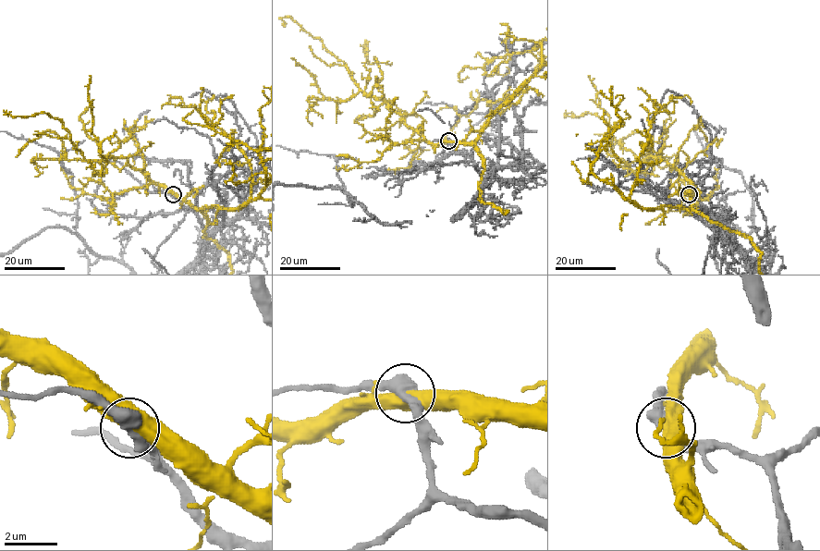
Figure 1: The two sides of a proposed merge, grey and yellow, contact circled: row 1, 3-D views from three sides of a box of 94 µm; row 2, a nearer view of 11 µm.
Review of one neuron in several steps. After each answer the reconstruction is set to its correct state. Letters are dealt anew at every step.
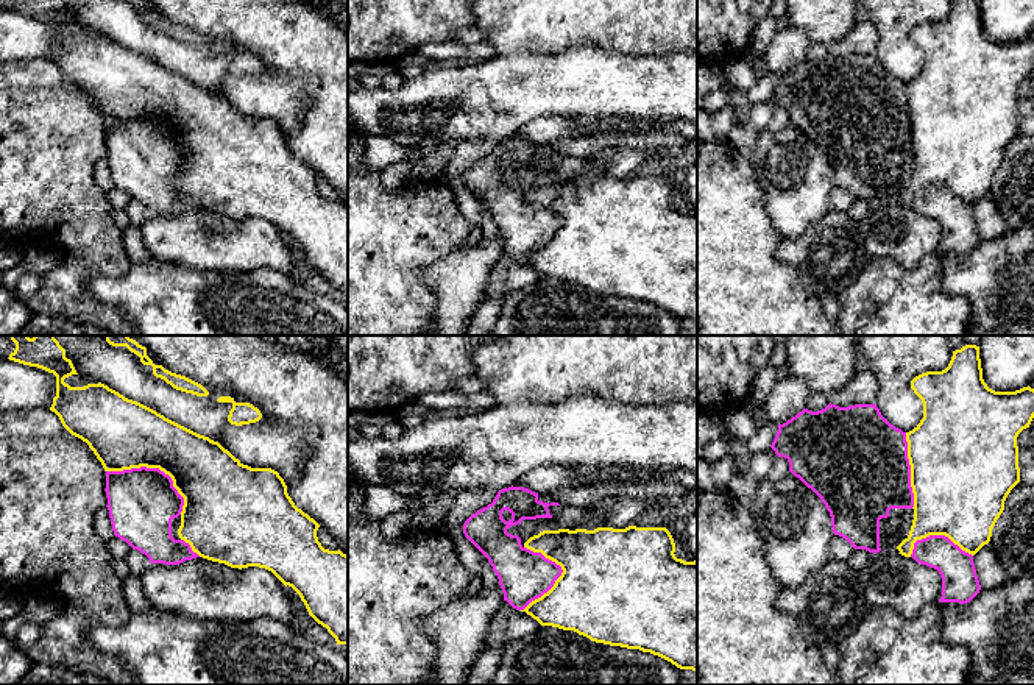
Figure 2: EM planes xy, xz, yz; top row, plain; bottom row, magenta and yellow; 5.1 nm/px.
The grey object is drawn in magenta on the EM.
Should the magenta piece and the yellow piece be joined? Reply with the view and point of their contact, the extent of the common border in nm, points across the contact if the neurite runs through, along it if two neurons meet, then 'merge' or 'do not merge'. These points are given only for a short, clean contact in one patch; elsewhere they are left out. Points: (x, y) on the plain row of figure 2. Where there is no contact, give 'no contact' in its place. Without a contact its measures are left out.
meets magenta in xy at (156, 119); contact 460 nm long; do not merge

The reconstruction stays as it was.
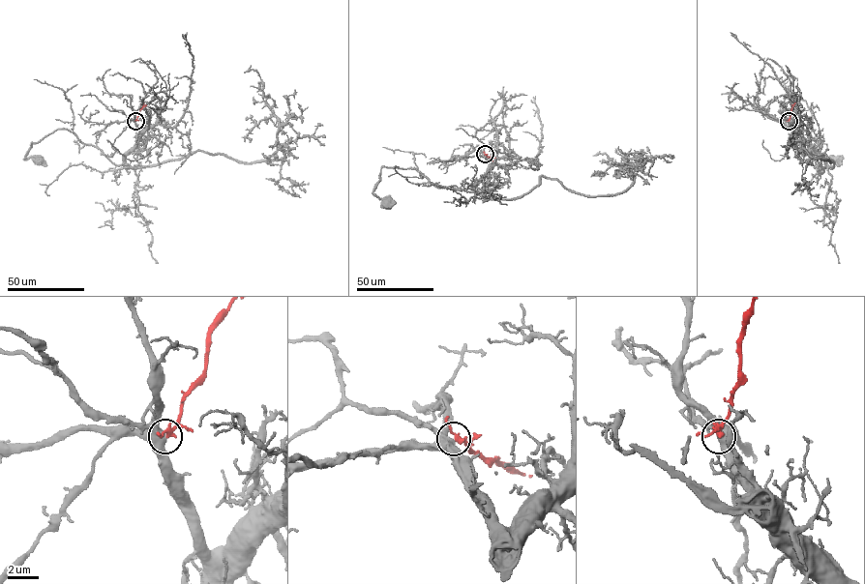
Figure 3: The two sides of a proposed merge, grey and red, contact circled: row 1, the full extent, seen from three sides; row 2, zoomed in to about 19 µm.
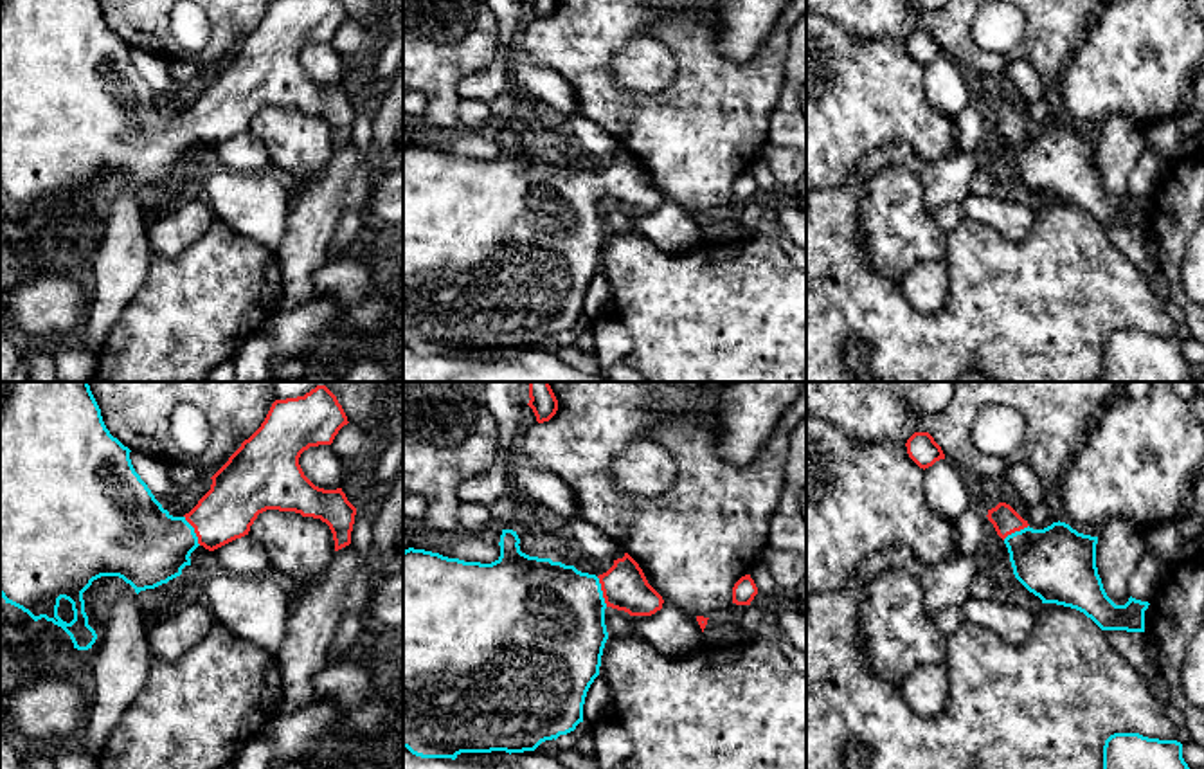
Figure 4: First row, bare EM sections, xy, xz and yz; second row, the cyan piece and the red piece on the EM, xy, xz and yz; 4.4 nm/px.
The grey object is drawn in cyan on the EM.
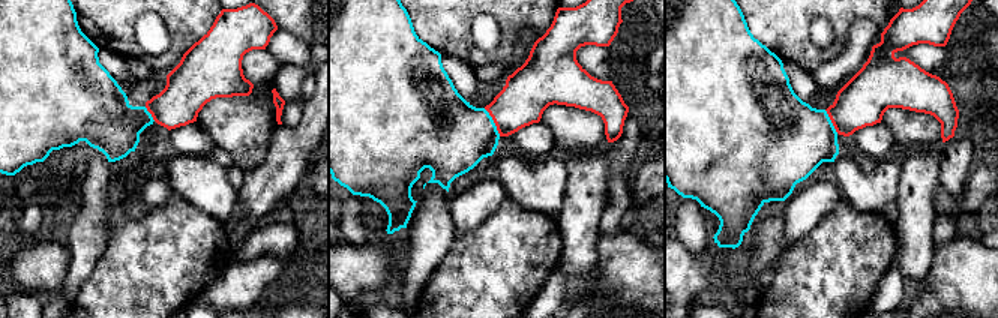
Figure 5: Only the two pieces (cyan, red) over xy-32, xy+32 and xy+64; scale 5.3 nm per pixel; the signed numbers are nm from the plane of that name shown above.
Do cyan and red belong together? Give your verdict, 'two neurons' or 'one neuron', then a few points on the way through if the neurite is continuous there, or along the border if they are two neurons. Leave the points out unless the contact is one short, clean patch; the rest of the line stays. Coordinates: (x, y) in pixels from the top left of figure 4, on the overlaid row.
one neuron; way xz (551, 615), (562, 606), (602, 591), (625, 588)

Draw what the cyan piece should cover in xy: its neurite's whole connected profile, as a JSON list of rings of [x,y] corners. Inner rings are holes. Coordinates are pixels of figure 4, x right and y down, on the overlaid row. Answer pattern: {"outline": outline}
{"outline": [[[0,382],[0,596],[27,612],[34,621],[45,618],[61,627],[74,648],[88,650],[97,639],[88,625],[83,593],[101,576],[119,576],[135,593],[155,589],[191,565],[191,553],[203,546],[214,551],[248,535],[259,513],[266,510],[295,511],[326,522],[335,551],[351,544],[356,508],[342,488],[315,486],[302,472],[299,457],[310,447],[331,445],[347,416],[337,396],[317,385],[304,396],[275,400],[261,427],[241,443],[229,461],[211,477],[211,490],[184,517],[173,517],[155,499],[135,472],[130,448],[106,429],[88,382]],[[59,600],[72,603],[70,623],[58,616]]]}

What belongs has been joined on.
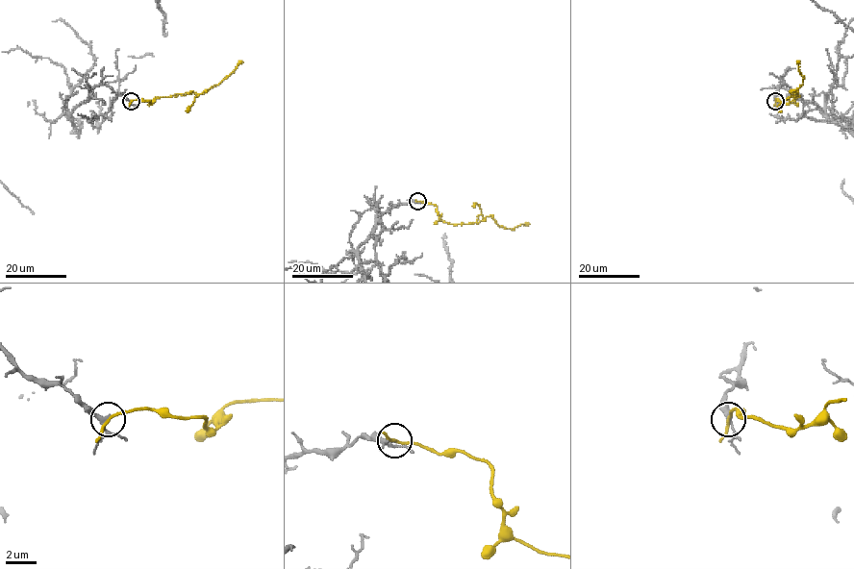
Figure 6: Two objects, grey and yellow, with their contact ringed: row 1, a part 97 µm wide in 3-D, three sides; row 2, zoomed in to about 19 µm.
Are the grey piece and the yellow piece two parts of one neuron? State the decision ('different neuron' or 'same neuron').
different neuron

